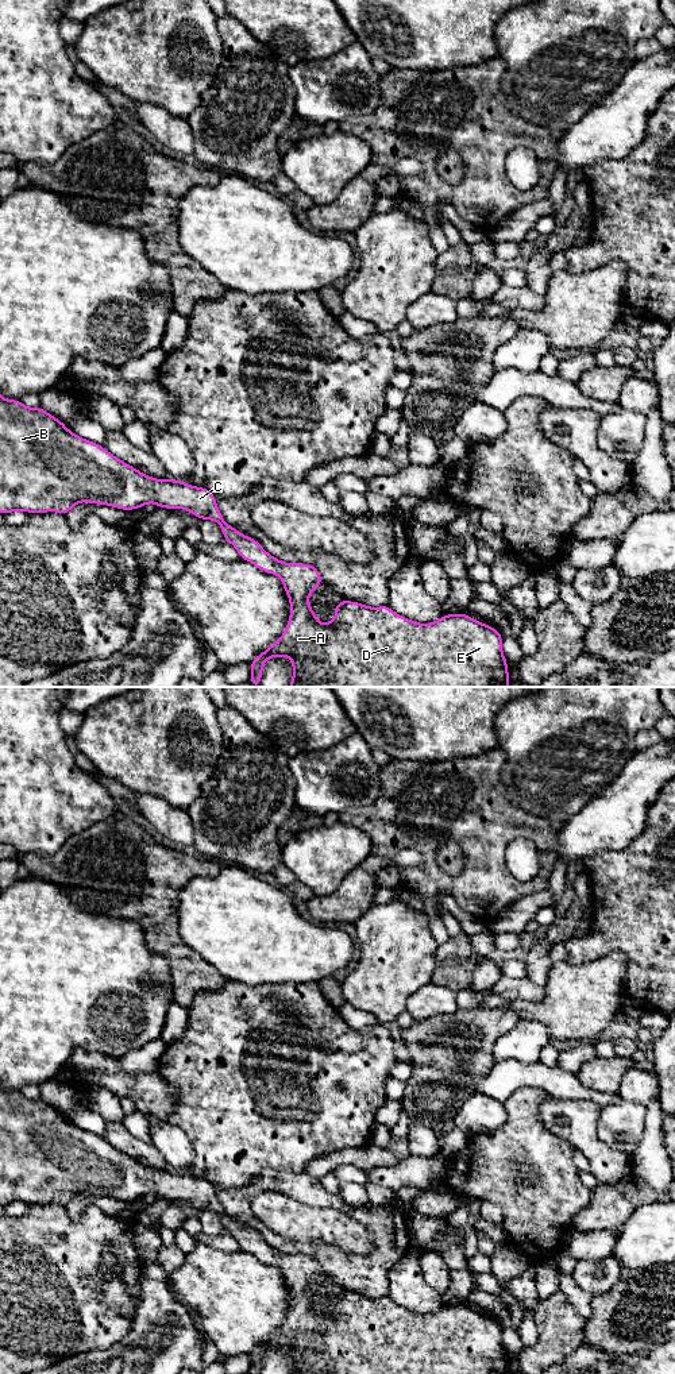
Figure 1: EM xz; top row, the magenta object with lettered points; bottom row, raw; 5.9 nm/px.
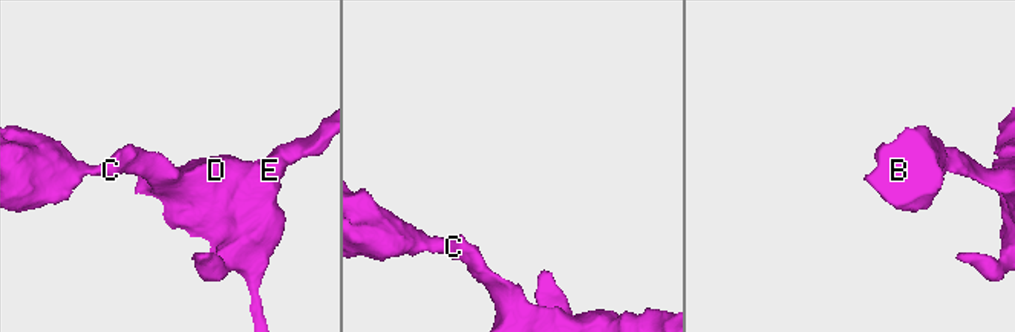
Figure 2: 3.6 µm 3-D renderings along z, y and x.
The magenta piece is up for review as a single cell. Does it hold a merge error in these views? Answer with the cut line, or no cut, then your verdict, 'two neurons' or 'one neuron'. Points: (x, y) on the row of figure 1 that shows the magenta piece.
no cut | one neuron

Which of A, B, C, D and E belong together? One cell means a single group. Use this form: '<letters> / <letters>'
A B C D E

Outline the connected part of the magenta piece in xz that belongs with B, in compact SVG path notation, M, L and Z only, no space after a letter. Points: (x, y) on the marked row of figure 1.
M0 395L0 513L16 510L27 513L58 512L63 516L76 503L90 502L109 505L120 510L139 509L154 502L157 507L189 510L197 518L215 520L224 540L231 543L240 559L252 563L258 570L275 574L290 602L290 617L284 634L265 652L255 656L251 664L250 683L259 687L266 660L285 656L293 664L293 678L289 687L509 687L508 661L502 653L502 634L466 613L444 614L432 624L418 624L394 613L389 605L370 607L359 602L336 602L336 614L329 624L320 624L309 607L309 594L323 582L317 567L302 563L285 563L270 553L252 537L243 536L228 525L216 505L216 495L208 489L196 487L184 480L155 479L142 474L135 467L115 458L103 445L85 440L42 408L27 408L19 400L4 400Z

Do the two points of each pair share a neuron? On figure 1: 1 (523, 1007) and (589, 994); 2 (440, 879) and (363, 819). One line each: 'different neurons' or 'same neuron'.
1: same neuron
2: same neuron

